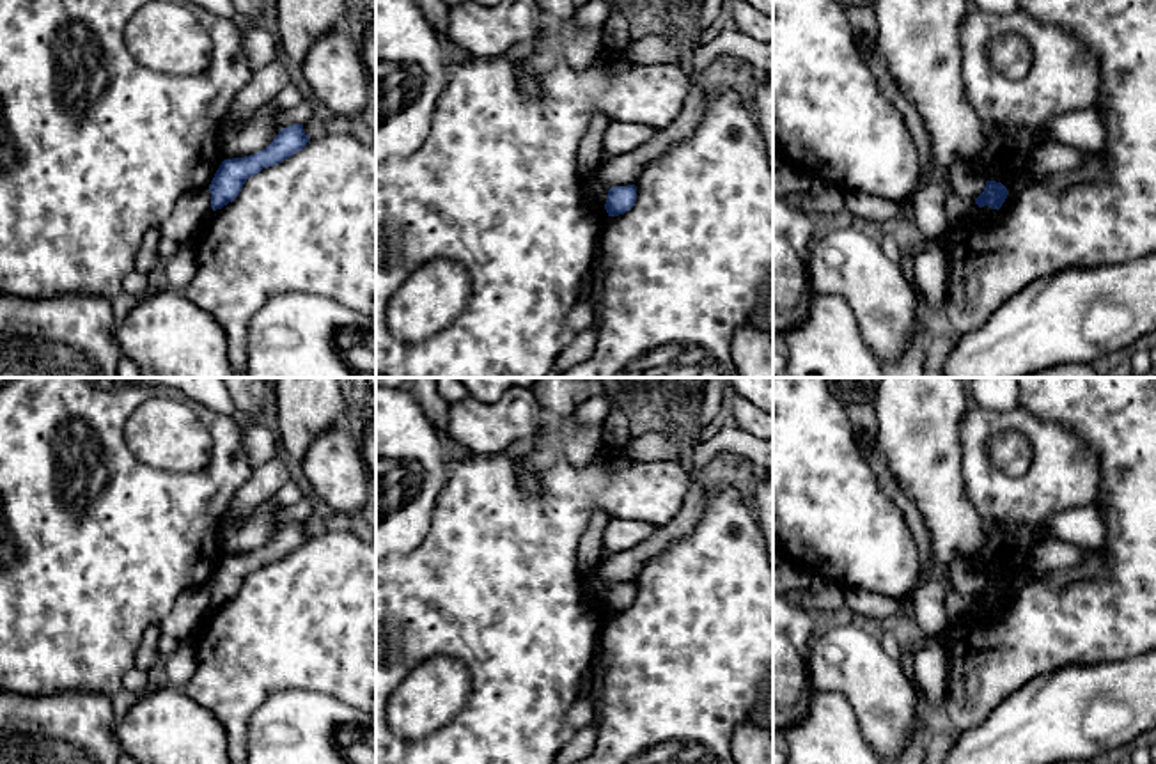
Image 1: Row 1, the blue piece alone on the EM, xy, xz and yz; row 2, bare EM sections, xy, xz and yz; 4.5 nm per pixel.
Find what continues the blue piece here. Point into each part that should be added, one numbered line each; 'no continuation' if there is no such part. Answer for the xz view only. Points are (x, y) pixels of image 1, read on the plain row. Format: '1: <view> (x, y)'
no continuation

